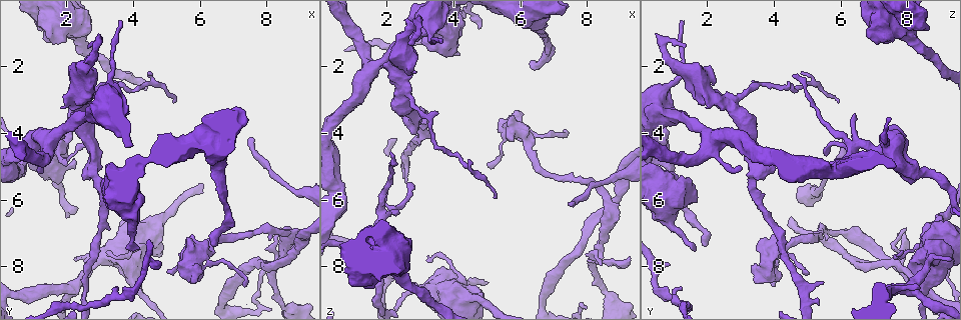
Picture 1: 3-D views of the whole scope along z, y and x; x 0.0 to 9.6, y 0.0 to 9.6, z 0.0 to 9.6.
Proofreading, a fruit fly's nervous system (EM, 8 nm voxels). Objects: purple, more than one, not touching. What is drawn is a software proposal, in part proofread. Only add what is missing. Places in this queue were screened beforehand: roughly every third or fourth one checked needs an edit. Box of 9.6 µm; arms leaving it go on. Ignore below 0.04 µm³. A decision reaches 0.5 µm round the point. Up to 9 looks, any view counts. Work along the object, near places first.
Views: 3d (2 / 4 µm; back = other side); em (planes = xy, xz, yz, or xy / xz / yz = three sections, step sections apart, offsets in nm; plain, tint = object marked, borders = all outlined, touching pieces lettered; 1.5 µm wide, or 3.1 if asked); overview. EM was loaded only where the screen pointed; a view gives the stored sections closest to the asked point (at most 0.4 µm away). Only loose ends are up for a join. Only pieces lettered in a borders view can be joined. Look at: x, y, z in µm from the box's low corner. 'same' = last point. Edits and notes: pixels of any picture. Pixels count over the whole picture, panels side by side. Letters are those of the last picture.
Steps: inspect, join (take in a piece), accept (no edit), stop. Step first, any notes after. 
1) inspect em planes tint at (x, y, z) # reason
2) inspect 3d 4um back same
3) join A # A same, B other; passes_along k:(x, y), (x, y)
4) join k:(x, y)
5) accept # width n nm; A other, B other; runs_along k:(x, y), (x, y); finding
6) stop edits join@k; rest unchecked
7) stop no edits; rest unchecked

inspect em planes plain at (6.05, 8.30, 4.20) # stops while still wide

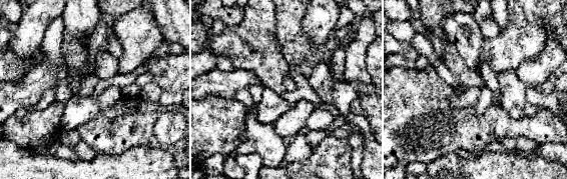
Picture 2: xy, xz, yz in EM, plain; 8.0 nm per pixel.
inspect em planes borders same

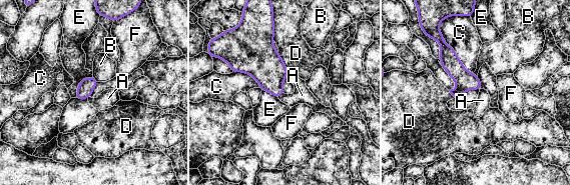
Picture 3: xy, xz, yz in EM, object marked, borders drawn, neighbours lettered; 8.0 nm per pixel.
accept # A other, B other, C other, D other, E other, F other; border 3:(283, 93), (277, 97); no lettered piece goes on from it

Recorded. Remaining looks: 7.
inspect 3d 2um at (6.55, 7.35, 2.05) # end of a long branch

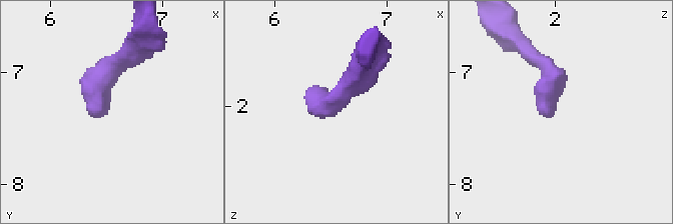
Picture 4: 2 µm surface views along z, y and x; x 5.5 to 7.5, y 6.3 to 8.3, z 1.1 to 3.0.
inspect em planes borders at (6.50, 7.34, 2.00) # need the tissue

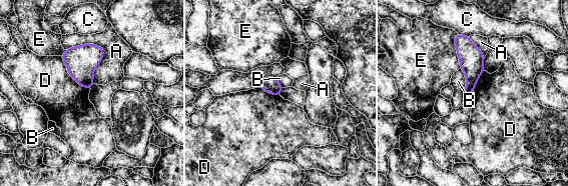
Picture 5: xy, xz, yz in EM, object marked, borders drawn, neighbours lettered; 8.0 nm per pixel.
accept # longest_contact A 360 nm; A other, B other, C other, D other, E other; border 5:(60, 56), (67, 72), (90, 89); no lettered piece goes on from it

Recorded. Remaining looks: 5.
inspect em yz step 8 borders at (4.75, 7.90, 0.85) # thin end

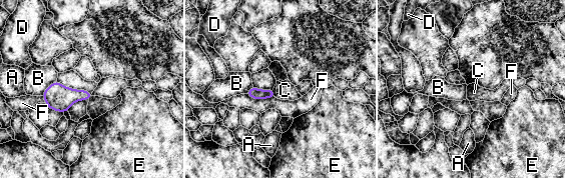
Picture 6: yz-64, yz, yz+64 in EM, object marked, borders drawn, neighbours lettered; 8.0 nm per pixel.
accept # A other, B other, C other, D other, E other, F other; border 6:(272, 89), (275, 97); none of them fits

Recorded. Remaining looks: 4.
inspect 3d 2um at (2.10, 2.20, 4.55)

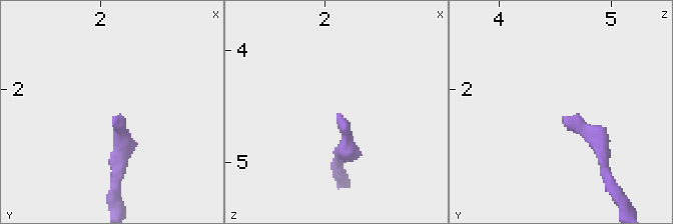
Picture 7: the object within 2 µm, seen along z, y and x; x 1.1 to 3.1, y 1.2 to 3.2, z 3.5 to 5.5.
inspect em planes borders at (2.12, 2.24, 4.58) # now the EM

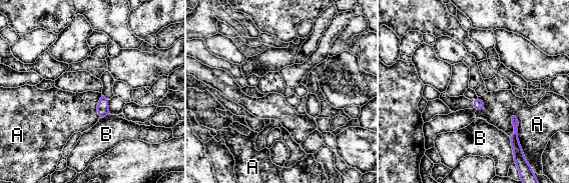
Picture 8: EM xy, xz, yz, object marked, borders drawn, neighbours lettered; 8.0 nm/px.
accept # A other, B other; border 8:(512, 115), (517, 119), (522, 148); no lettered piece goes on from it

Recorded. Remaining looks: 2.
stop no edits; rest unchecked

